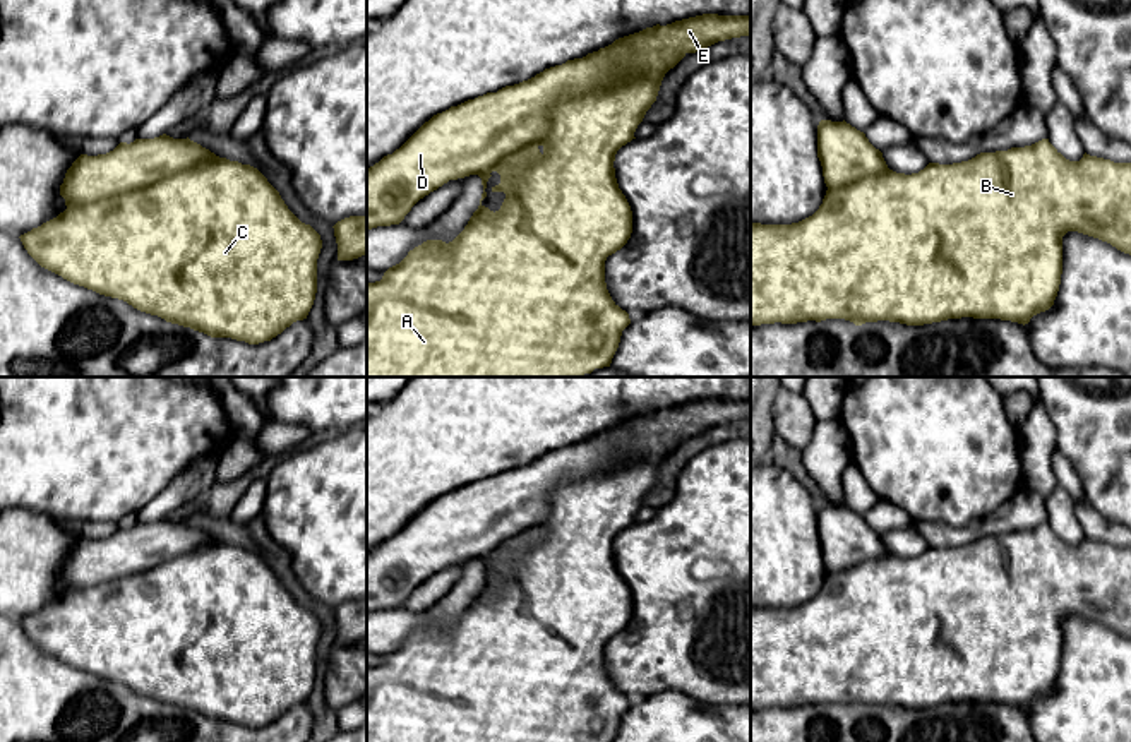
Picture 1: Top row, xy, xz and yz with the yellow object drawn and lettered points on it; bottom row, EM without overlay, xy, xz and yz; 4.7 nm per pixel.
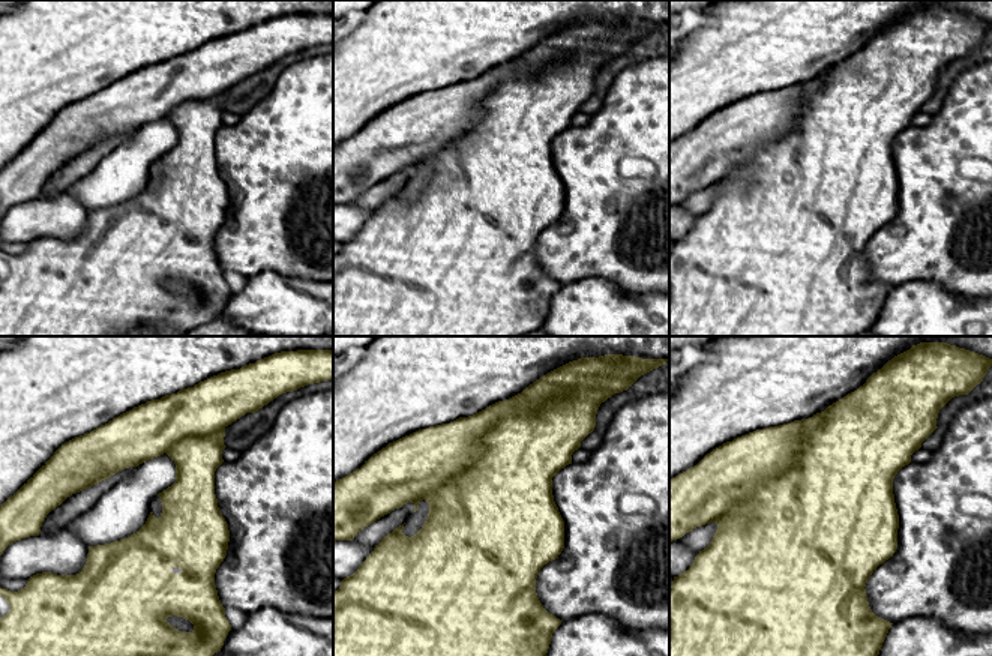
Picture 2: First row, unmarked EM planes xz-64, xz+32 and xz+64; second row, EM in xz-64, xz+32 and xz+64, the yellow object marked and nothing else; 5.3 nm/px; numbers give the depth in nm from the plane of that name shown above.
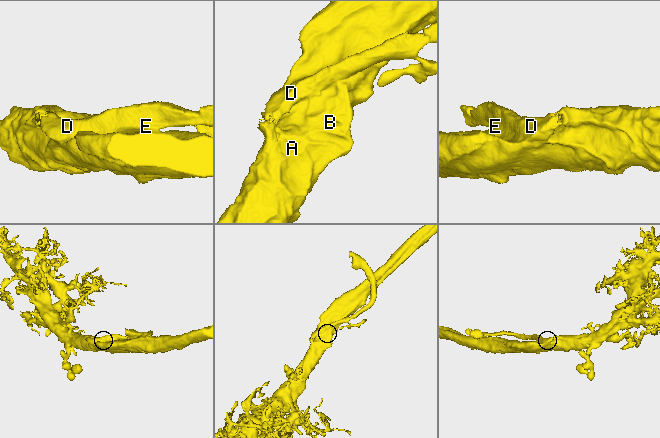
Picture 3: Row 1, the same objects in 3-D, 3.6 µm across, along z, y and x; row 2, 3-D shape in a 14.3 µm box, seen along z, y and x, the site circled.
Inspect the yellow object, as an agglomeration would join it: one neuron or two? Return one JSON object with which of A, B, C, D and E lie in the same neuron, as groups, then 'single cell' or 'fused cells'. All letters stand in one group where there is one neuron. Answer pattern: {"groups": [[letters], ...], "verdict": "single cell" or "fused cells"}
{"groups": [["A", "B", "C", "D", "E"]], "verdict": "single cell"}

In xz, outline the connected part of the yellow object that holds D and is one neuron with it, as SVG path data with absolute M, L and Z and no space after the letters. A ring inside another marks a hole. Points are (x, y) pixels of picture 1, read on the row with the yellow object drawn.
M703 14L667 26L646 27L619 38L583 58L567 60L528 81L506 86L497 93L487 93L434 115L399 149L370 166L367 170L367 231L377 226L399 224L420 199L449 180L478 175L483 194L478 209L452 242L427 240L410 250L399 264L389 267L380 281L367 283L367 377L581 377L595 368L610 367L622 331L631 324L629 314L612 300L605 283L607 257L620 250L632 233L632 211L615 178L615 154L622 146L636 139L634 132L656 101L661 81L670 69L687 53L703 51L718 41L740 36L751 36L751 15ZM492 171L500 175L500 183L492 187L492 192L506 194L500 209L495 212L482 204L487 197L485 188Z

